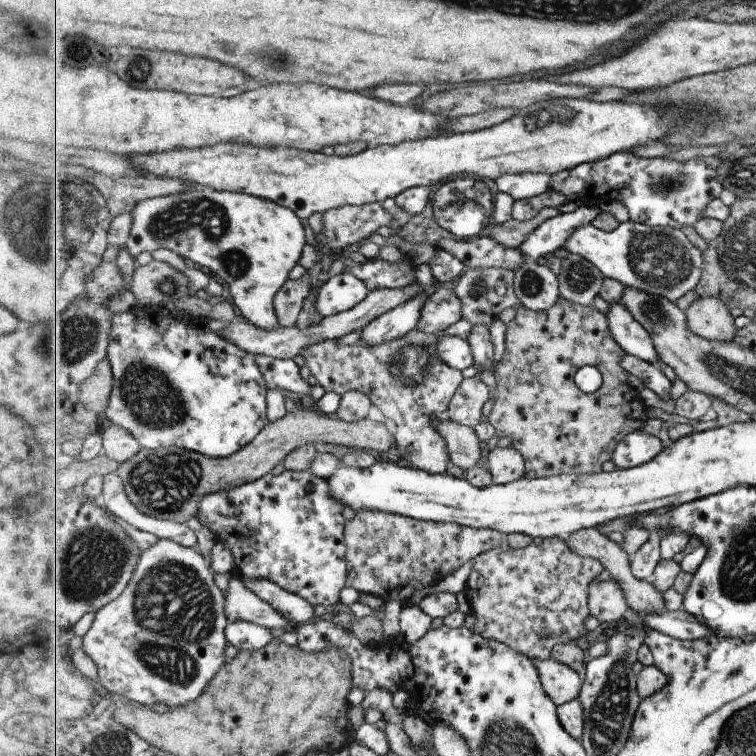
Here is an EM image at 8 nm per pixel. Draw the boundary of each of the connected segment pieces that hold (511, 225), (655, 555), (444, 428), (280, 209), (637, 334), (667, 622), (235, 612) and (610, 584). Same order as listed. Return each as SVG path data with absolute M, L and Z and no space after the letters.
M543 208L541 212L532 220L526 222L518 222L517 220L509 220L505 224L493 226L492 238L497 240L498 244L505 248L520 249L526 242L527 238L551 217L560 214L559 208Z
M651 532L649 541L636 553L630 556L633 575L649 582L662 558L661 538L659 532Z
M446 416L435 422L437 432L445 438L450 460L458 468L467 472L481 460L481 440L471 426L451 422Z
M212 187L189 188L181 194L159 196L139 202L133 212L131 237L126 245L134 258L142 252L168 249L178 253L183 259L199 264L211 277L223 283L227 296L241 311L243 318L263 330L275 330L280 325L274 299L280 289L290 280L289 274L300 264L307 245L307 232L301 218L291 208L286 208L271 200L246 193L217 191Z
M622 302L610 304L607 316L613 337L627 355L647 360L653 366L657 365L657 359L660 357L654 341Z
M684 608L675 612L666 611L663 614L636 611L634 613L641 614L645 618L647 631L659 630L663 634L669 634L669 638L675 638L675 640L693 641L713 635L713 630L709 630L707 624L697 620Z
M234 575L231 576L228 589L225 592L230 623L249 621L265 626L269 630L294 627L291 620L287 620L287 616L283 612L275 610L269 602L265 602L255 592L251 592Z
M613 578L592 582L588 602L591 616L610 629L631 612L623 588Z

